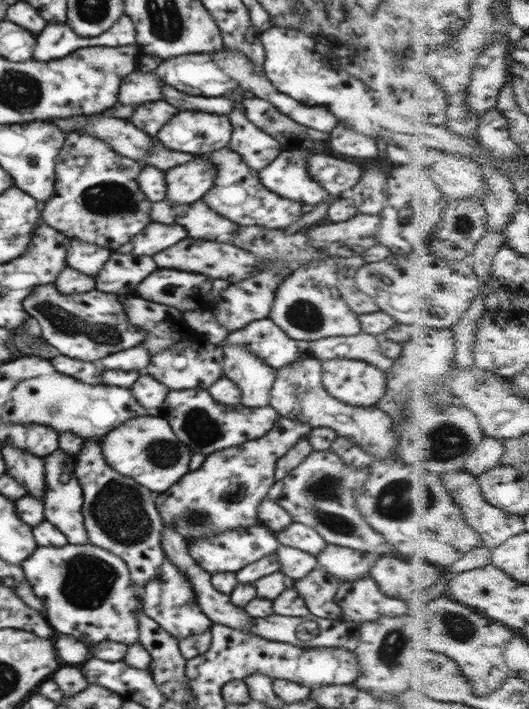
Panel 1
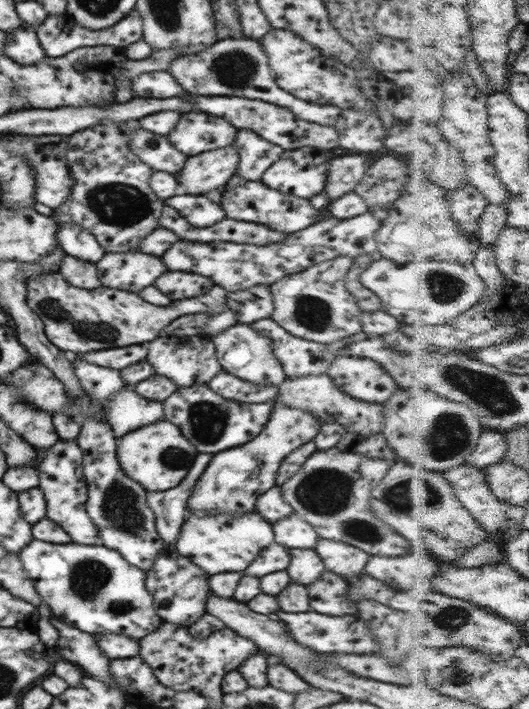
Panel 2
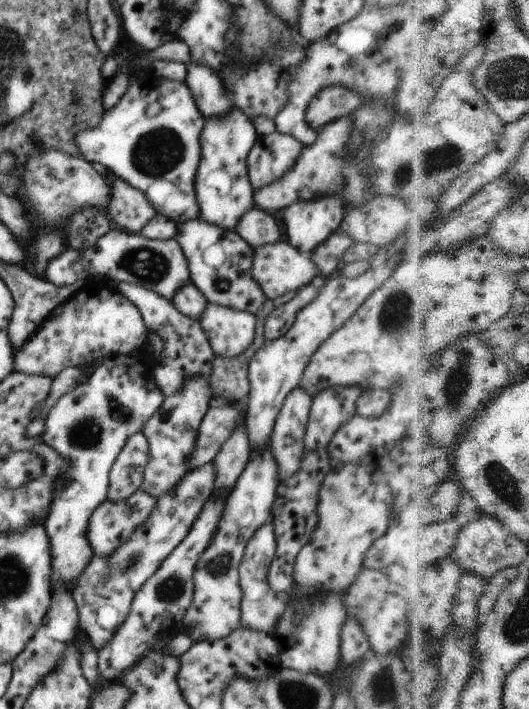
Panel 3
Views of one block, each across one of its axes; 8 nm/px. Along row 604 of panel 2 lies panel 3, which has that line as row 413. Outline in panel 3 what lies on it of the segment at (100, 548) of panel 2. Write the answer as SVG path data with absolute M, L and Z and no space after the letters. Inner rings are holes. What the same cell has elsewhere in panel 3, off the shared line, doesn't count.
M118 355L118 360L100 364L86 382L80 380L45 412L44 432L38 436L40 442L72 462L54 486L50 512L44 522L52 556L51 586L64 584L70 588L88 566L93 552L86 538L86 526L92 512L108 496L110 470L128 438L144 429L164 401L162 390L156 386L154 372L144 370L146 364L134 362L132 358L136 356L128 356Z

